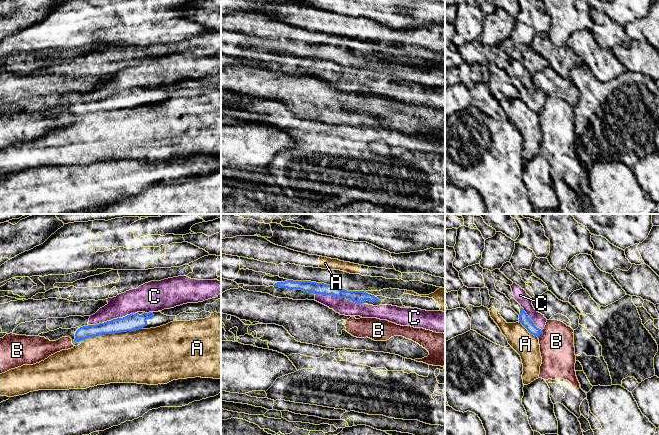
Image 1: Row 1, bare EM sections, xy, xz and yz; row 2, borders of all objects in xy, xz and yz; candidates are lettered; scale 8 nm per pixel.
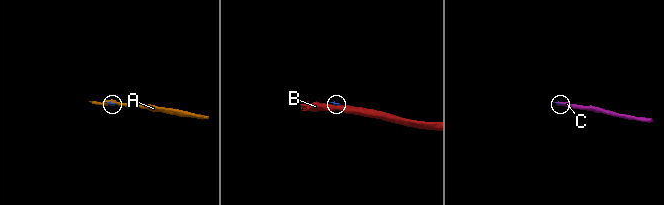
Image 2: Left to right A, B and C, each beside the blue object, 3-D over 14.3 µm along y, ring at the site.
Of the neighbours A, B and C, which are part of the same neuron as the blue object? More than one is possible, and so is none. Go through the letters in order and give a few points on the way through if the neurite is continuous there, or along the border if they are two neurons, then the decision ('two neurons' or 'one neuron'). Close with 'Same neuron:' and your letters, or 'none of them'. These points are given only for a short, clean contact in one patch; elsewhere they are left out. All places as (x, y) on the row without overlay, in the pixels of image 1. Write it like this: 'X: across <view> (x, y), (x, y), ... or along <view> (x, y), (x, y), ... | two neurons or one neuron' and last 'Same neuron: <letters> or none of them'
A: two neurons
B: two neurons
C: two neurons
Same neuron: none of them

